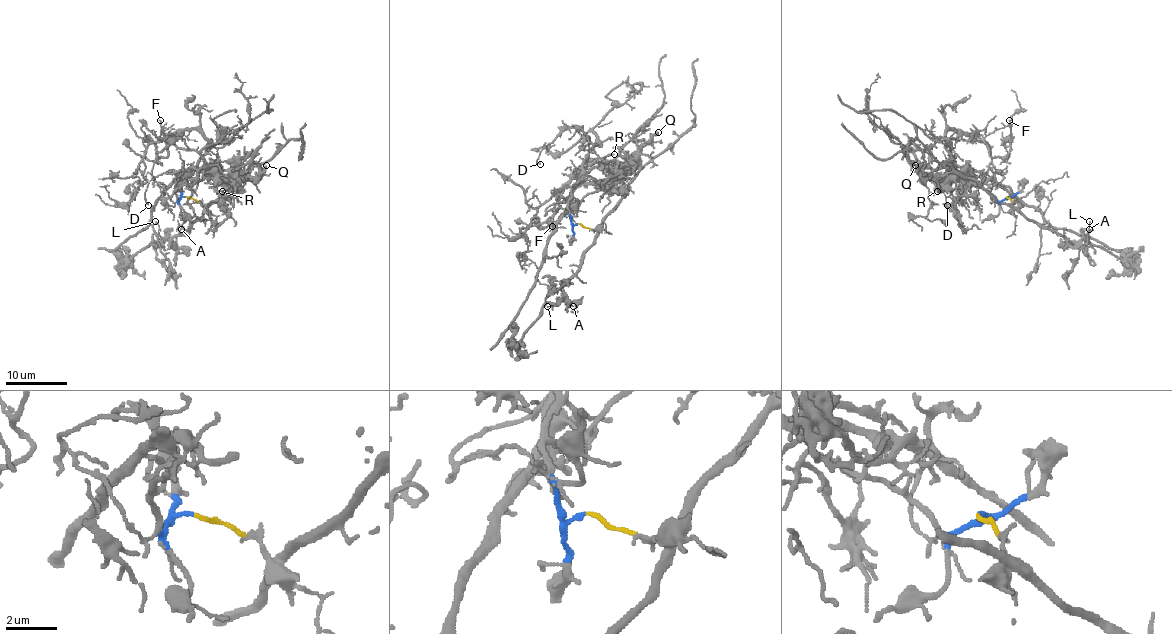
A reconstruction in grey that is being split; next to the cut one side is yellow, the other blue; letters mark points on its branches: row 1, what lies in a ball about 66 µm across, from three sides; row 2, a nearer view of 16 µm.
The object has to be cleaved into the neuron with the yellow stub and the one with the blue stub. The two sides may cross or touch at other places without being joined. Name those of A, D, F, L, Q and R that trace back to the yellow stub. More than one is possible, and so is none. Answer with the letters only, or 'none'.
A, L, Q, R

